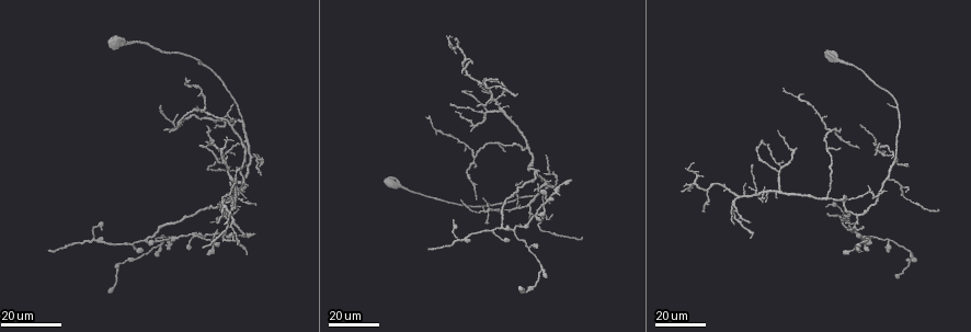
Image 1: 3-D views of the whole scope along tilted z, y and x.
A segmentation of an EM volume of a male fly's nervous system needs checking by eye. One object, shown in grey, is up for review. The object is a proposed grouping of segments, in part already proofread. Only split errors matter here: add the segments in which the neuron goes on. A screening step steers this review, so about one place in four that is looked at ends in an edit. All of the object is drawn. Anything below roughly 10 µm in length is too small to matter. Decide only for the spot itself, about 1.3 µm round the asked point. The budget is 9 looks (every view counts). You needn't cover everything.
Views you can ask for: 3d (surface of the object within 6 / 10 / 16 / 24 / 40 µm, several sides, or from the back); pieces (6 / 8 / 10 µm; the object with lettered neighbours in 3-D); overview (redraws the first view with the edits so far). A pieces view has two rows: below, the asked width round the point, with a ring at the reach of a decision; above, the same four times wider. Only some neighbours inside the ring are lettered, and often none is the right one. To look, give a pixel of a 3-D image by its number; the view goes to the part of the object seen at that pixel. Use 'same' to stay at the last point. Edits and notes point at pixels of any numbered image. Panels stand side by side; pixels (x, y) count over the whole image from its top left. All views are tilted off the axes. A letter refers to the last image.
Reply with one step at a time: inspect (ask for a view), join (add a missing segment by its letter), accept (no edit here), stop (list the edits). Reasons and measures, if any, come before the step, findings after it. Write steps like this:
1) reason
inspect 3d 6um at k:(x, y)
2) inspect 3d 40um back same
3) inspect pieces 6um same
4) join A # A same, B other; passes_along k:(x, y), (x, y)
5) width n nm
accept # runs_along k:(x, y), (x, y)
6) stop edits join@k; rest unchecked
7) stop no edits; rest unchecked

long arm stops here
inspect 3d 24um at 1:(49, 252)

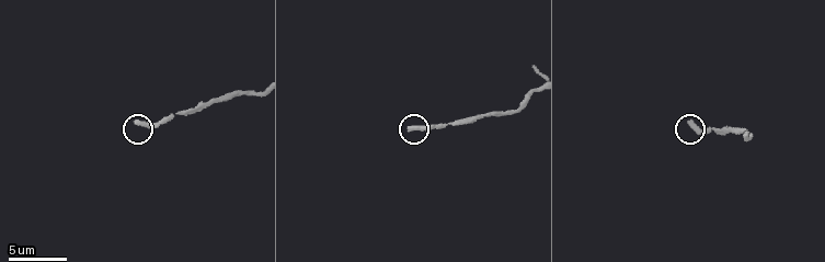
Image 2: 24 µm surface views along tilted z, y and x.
inspect pieces 10um at 2:(137, 123)

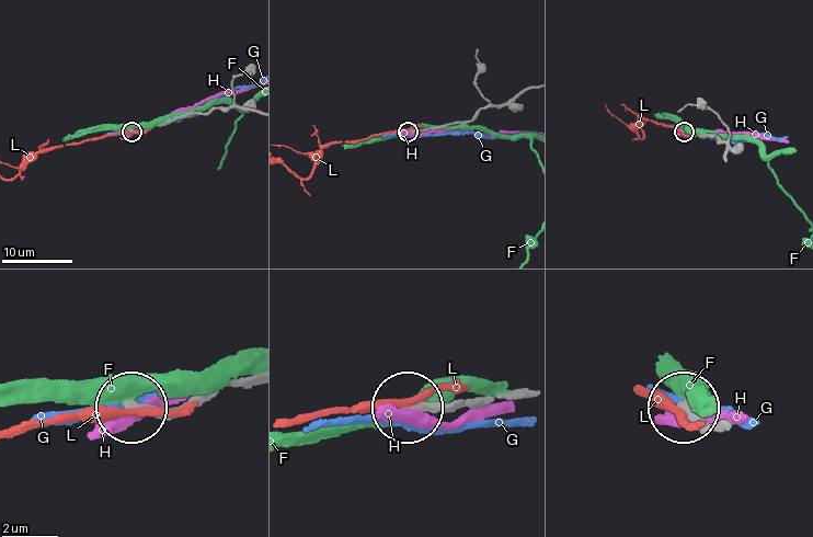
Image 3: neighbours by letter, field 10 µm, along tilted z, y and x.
accept # F other, G other, H other, L other; none of them fits

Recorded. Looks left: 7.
inspect 3d 24um at 1:(199, 146)

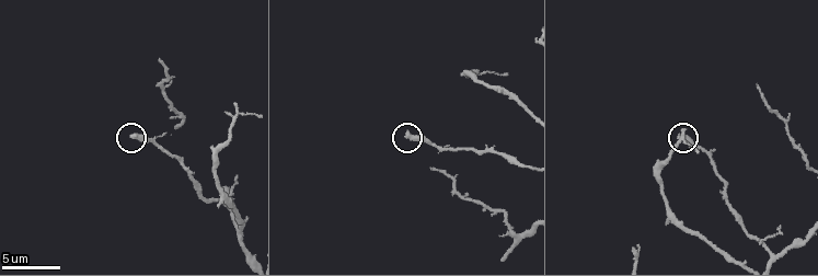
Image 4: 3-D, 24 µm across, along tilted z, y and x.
inspect pieces 10um at 4:(409, 132)

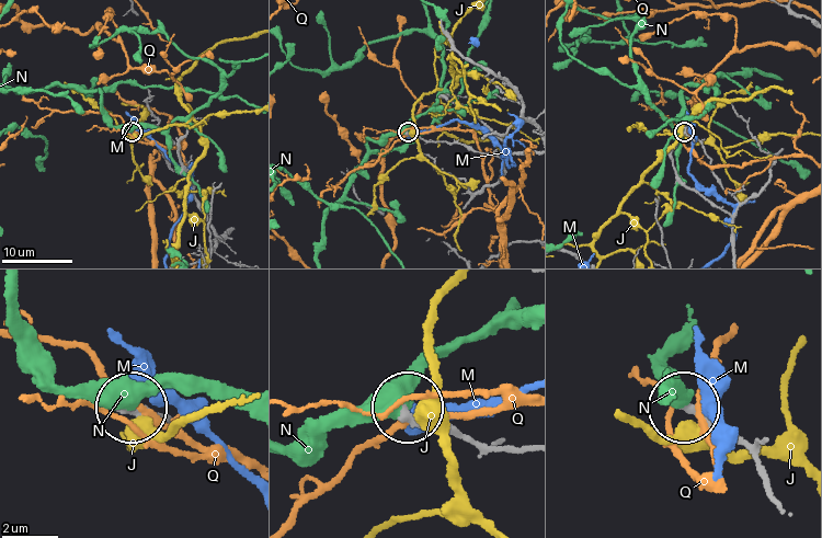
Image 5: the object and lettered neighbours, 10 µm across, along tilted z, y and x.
width 290 nm
accept # J other, M other, N other, Q other; runs_along 5:(779, 505), (752, 455), (686, 408); none of them fits

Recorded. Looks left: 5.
thin end
inspect pieces 8um at 4:(636, 250)

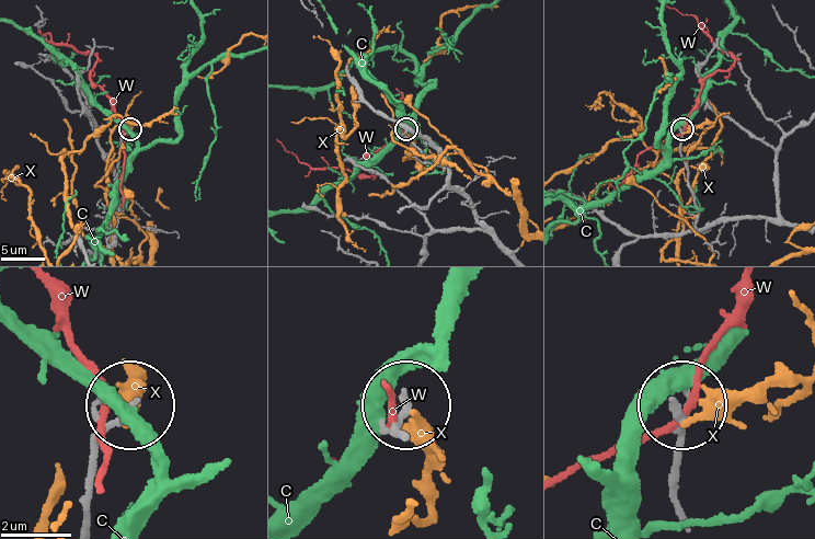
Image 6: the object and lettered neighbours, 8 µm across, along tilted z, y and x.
accept # C other, W other, X other; runs_along 6:(673, 477), (679, 404); no lettered segment goes on from it

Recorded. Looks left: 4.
long arm stops here
inspect 3d 24um at 1:(521, 287)

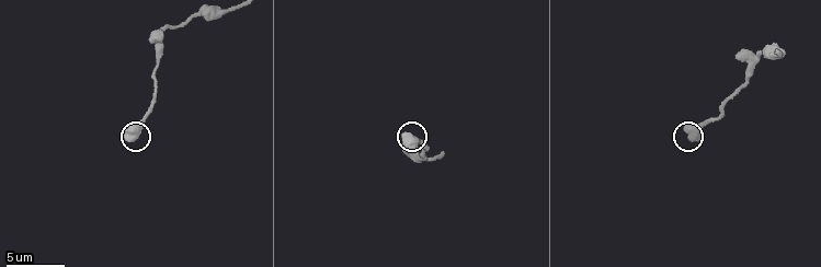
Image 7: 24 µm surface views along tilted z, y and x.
inspect pieces 6um at 7:(126, 138)

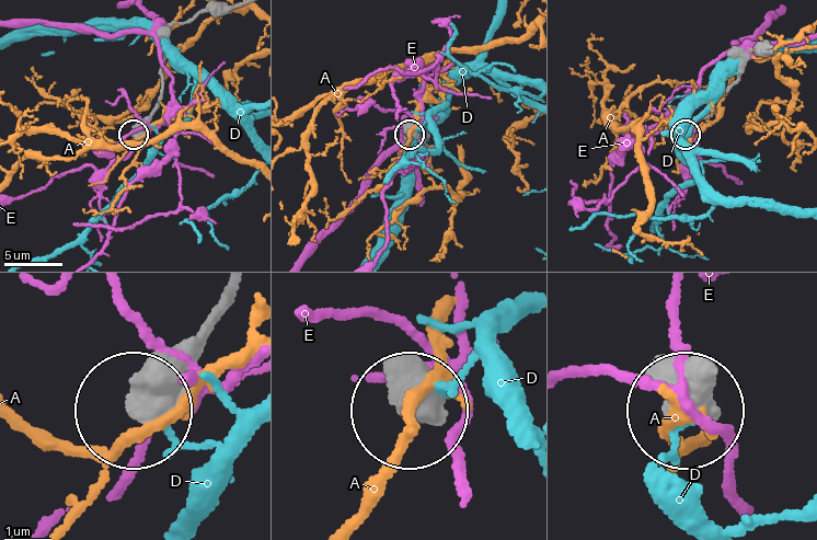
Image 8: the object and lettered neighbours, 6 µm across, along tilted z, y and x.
accept # A other, D other, E other; runs_along 8:(220, 300), (139, 411); no lettered segment goes on from it

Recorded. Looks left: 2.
stop no edits; rest unchecked

